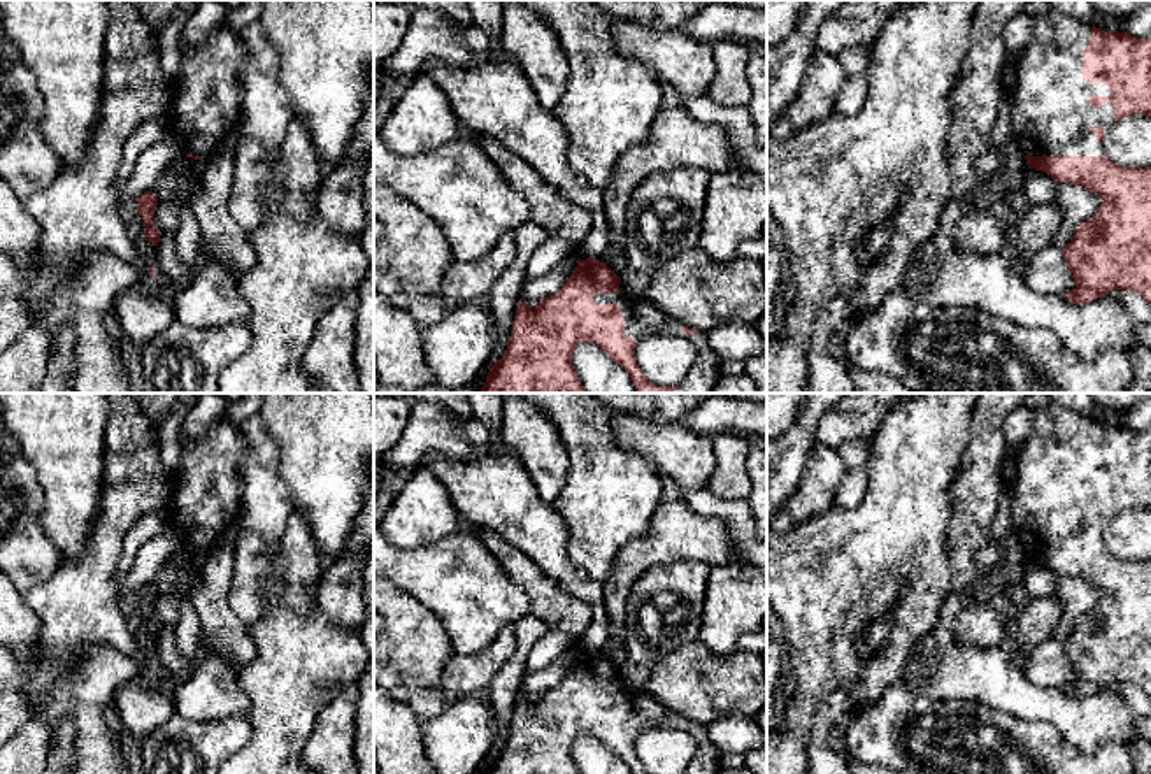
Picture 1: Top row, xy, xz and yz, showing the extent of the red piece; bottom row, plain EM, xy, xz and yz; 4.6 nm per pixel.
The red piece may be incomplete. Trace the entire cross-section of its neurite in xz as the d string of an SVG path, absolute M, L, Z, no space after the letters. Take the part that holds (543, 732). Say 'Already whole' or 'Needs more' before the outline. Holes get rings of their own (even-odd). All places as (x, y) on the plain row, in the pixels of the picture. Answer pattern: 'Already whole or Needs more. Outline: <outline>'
Needs more. Outline: M595 651L579 653L565 679L532 702L519 693L507 742L490 762L486 774L579 774L572 756L577 737L597 737L612 755L619 756L632 774L647 774L635 753L635 741L653 728L681 728L697 741L697 751L684 774L716 774L721 749L714 746L705 727L683 720L667 711L660 720L646 718L635 709L635 693L626 684L621 670L604 655Z

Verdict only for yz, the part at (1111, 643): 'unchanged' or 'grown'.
grown

